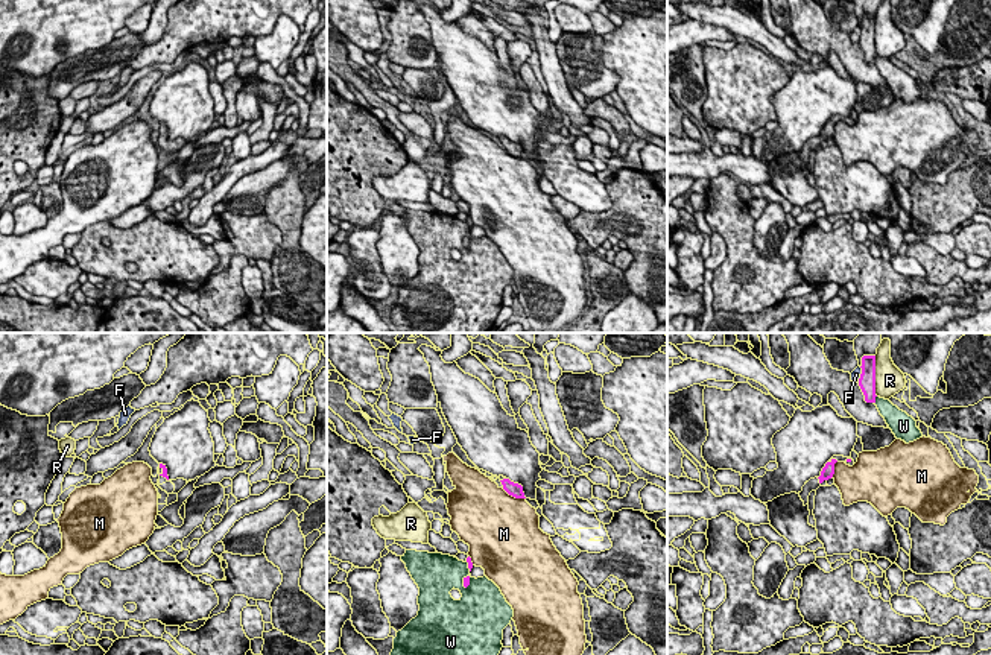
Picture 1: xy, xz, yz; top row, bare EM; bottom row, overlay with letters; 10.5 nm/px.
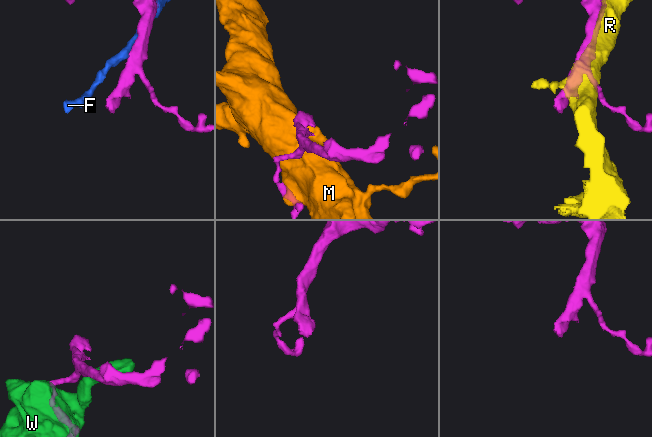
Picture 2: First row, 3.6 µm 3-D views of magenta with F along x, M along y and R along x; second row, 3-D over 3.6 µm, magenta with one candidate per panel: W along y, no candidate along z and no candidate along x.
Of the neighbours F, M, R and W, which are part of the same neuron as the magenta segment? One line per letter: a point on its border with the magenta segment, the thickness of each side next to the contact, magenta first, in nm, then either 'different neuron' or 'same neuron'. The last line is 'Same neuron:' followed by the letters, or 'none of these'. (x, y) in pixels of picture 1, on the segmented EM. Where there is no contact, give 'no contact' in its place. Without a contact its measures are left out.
F: yz (861, 374) | 190/100 nm | different neuron
M: xz (514, 496) | 140/480 nm | different neuron
R: yz (874, 376) | 190/320 nm | different neuron
W: yz (874, 400) | 190/200 nm | different neuron
Same neuron: none of these

